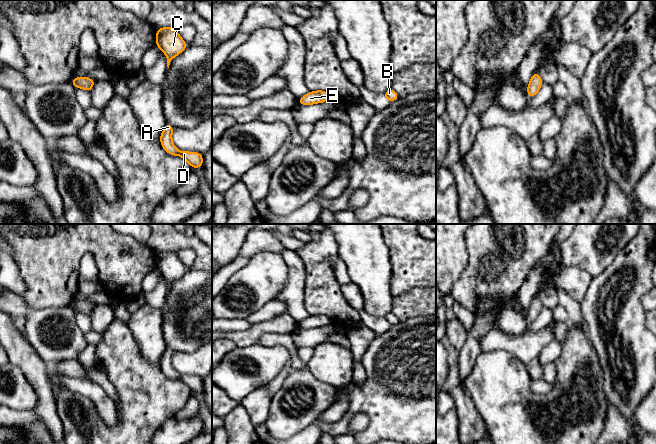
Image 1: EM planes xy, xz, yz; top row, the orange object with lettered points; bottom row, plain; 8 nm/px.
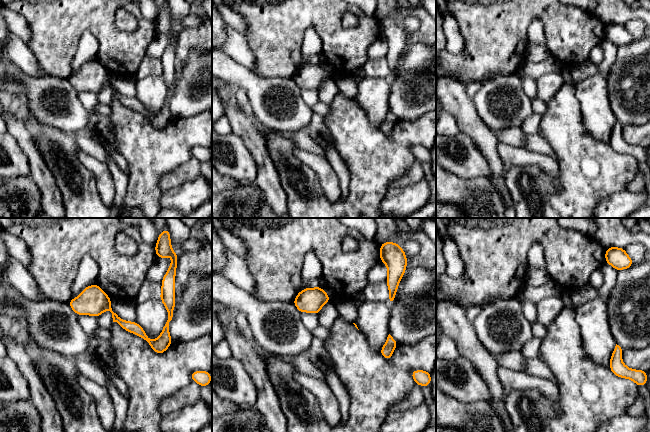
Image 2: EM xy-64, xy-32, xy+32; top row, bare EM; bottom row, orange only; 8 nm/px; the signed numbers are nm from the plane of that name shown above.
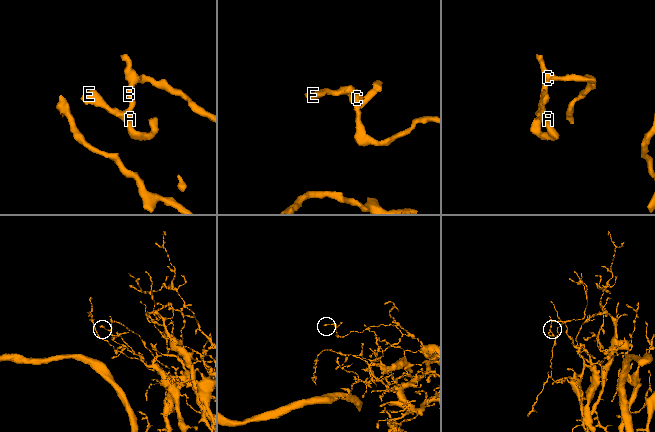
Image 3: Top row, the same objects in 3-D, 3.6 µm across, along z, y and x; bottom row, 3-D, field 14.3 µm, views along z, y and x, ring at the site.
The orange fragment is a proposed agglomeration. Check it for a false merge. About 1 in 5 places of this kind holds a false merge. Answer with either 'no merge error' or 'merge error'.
no merge error

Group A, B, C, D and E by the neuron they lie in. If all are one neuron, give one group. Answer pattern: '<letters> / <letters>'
A B C D E

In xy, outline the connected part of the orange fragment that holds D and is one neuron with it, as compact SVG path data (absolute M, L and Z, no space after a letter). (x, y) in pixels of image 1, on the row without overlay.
M166 347L161 359L160 367L163 373L172 380L180 380L186 384L191 392L203 391L203 378L199 376L179 375L172 366L172 356L174 352L170 347Z

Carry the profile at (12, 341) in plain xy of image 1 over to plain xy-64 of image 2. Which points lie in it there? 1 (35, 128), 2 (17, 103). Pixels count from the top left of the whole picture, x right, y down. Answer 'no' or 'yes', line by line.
1: no
2: no

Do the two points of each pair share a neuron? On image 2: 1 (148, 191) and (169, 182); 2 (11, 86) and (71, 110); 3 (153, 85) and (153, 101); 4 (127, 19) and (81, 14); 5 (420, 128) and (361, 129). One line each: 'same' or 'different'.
1: different
2: different
3: same
4: different
5: same

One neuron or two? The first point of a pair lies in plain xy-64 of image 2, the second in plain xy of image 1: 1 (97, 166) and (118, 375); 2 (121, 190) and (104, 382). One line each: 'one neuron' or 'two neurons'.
1: two neurons
2: one neuron

